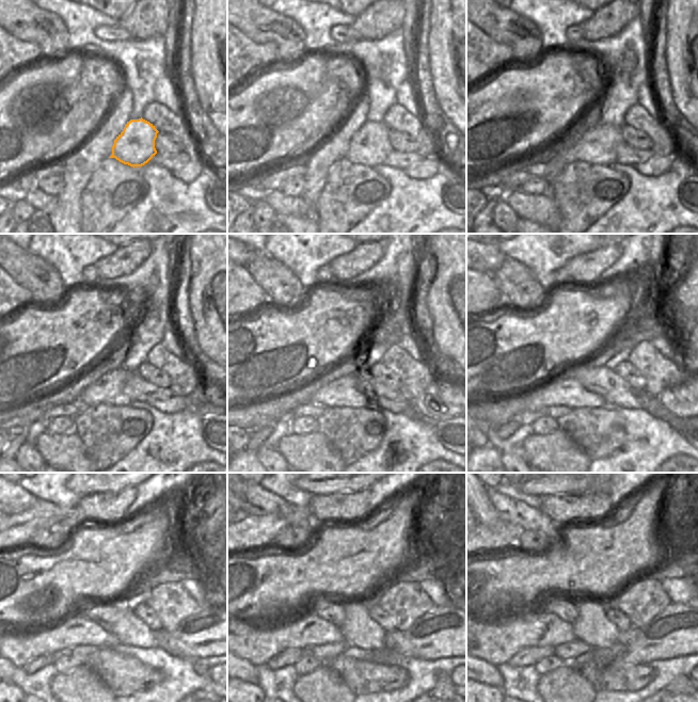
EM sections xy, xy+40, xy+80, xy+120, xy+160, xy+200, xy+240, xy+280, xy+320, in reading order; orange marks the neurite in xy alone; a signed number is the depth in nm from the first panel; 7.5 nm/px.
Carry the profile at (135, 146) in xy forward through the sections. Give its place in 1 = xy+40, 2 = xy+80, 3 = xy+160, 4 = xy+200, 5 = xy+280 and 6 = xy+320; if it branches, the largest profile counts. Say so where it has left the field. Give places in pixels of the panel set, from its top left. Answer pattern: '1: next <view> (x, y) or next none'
1: next xy+40 (369, 146)
2: next xy+80 (598, 145)
3: next xy+160 (342, 393)
4: next xy+200 (498, 410)
5: next xy+280 (256, 641)
6: next xy+320 (494, 636)

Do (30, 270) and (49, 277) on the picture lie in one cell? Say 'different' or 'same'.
same

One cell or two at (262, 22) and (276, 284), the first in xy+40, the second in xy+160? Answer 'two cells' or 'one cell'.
one cell

